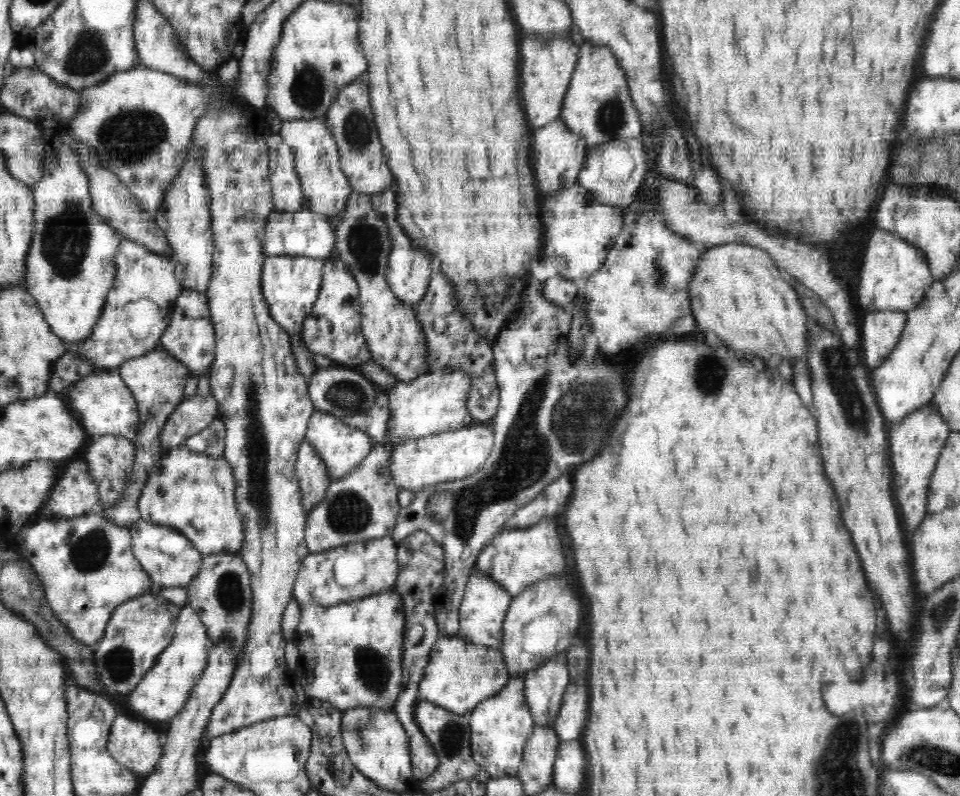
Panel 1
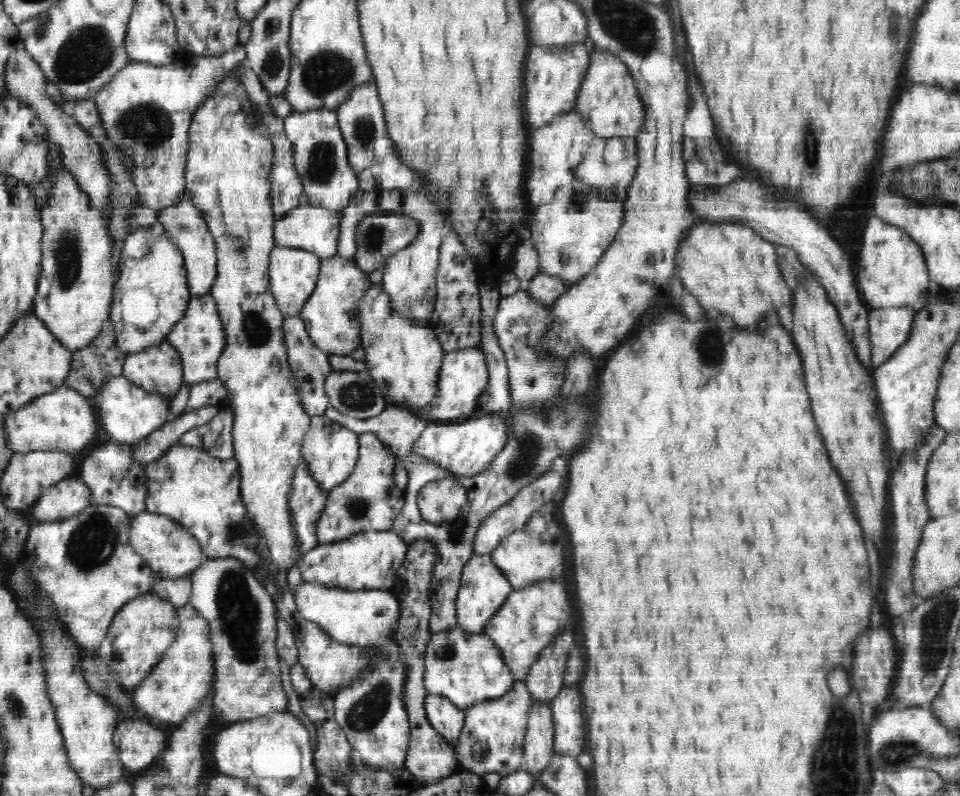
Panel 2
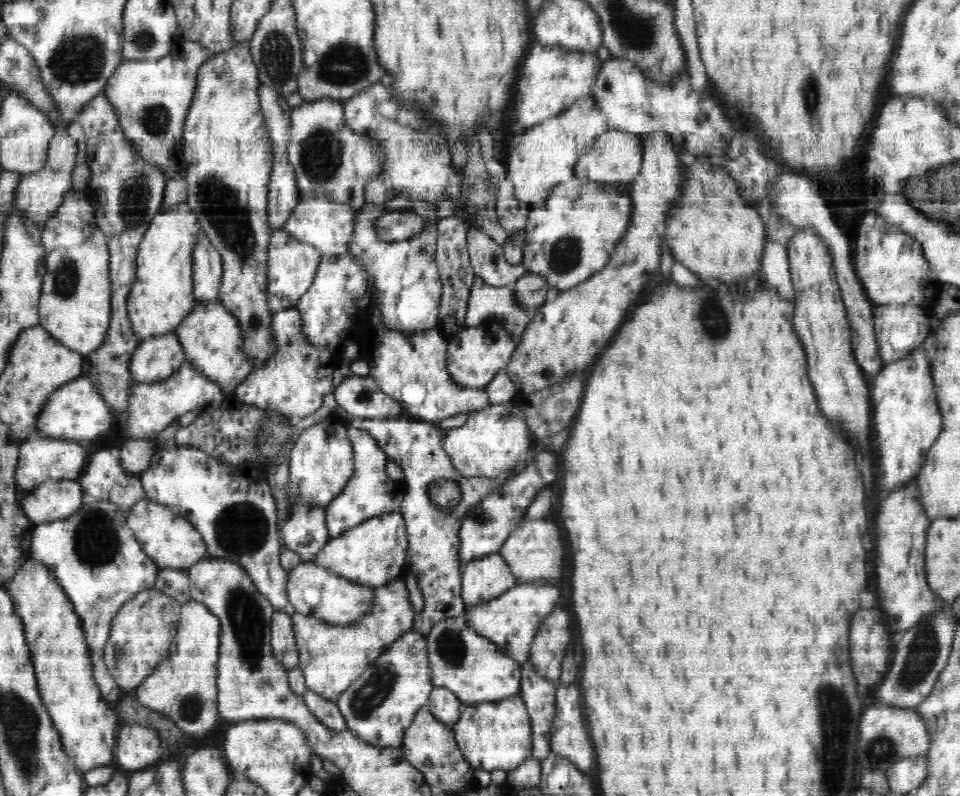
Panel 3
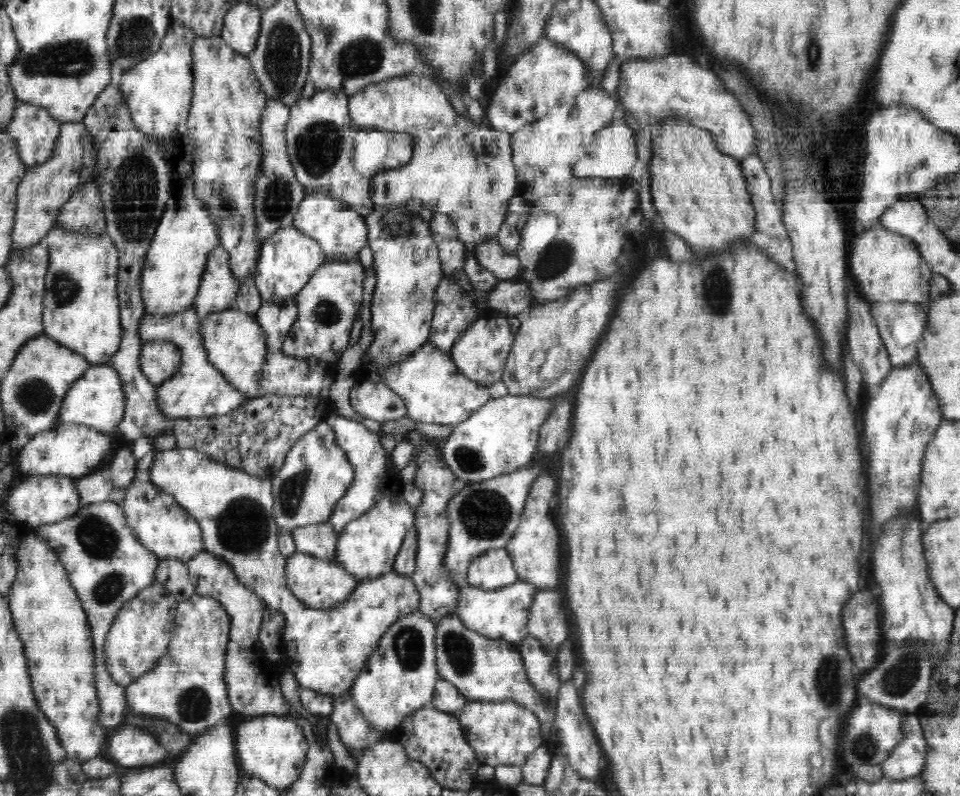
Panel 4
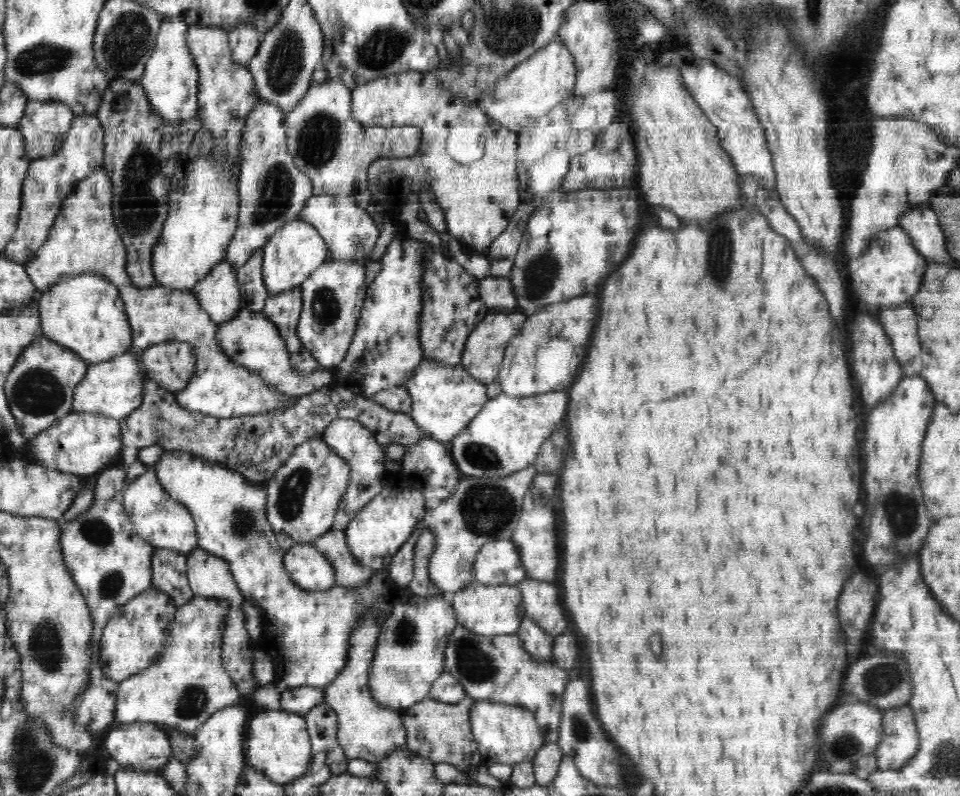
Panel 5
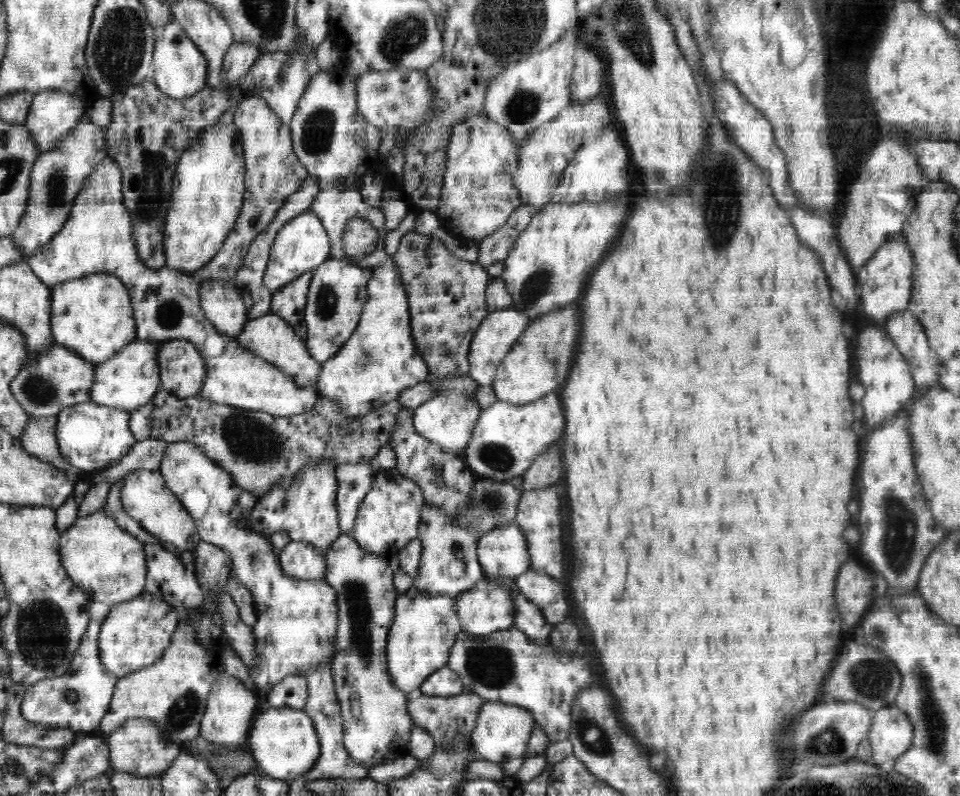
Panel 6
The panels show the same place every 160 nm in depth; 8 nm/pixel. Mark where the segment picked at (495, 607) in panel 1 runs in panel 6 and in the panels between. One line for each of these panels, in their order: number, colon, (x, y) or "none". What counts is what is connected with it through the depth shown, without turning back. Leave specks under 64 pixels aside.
2: (484, 588)
3: (485, 578)
4: (494, 569)
5: (498, 562)
6: (502, 552)

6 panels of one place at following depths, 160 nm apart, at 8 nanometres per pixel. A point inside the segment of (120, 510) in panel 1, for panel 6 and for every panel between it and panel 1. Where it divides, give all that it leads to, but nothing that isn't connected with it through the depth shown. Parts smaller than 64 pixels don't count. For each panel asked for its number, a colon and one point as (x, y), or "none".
2: (157, 369)
3: (156, 358)
4: (159, 360)
5: (171, 364)
6: (182, 370)

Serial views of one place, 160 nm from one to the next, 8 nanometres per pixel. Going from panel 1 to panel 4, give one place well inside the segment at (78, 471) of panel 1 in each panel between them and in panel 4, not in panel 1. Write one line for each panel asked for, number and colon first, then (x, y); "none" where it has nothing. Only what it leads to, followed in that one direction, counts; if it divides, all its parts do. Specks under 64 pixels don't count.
2: (65, 499)
3: (52, 500)
4: (38, 500)

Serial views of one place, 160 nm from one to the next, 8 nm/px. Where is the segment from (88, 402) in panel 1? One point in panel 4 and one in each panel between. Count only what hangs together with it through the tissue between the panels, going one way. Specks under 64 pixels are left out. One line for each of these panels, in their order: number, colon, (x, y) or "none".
2: (128, 413)
3: (152, 406)
4: (198, 390)

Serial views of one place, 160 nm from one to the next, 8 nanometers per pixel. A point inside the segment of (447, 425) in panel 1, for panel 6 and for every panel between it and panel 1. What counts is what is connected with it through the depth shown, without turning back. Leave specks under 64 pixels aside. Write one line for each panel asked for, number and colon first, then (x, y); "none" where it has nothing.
2: (463, 376)
3: (474, 357)
4: (480, 353)
5: (484, 350)
6: (497, 333)

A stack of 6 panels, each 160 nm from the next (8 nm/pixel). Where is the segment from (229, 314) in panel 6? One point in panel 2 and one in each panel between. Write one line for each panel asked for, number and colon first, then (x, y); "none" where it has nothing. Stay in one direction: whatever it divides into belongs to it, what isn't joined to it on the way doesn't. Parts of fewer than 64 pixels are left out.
2: (183, 222)
3: (208, 268)
4: (218, 289)
5: (218, 294)

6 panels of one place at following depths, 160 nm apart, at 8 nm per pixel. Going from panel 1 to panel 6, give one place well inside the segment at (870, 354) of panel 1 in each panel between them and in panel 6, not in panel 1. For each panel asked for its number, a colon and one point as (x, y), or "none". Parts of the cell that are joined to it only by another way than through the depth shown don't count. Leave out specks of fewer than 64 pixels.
2: (889, 328)
3: (899, 329)
4: (900, 325)
5: (900, 323)
6: (903, 328)

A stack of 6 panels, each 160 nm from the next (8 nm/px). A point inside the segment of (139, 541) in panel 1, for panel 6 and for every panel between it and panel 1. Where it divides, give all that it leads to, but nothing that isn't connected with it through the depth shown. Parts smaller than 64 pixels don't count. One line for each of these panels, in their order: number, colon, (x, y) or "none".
2: (169, 549)
3: (169, 540)
4: (161, 525)
5: (164, 522)
6: (146, 498)

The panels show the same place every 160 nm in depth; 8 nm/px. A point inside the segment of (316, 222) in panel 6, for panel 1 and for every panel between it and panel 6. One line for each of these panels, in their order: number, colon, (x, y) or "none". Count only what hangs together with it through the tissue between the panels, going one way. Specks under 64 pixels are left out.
1: (291, 285)
2: (293, 273)
3: (292, 265)
4: (288, 259)
5: (292, 254)

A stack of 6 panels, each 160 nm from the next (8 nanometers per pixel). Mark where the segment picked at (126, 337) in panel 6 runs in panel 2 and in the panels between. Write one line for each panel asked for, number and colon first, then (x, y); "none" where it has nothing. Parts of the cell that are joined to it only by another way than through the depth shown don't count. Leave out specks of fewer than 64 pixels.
2: (74, 295)
3: (75, 308)
4: (81, 311)
5: (85, 313)

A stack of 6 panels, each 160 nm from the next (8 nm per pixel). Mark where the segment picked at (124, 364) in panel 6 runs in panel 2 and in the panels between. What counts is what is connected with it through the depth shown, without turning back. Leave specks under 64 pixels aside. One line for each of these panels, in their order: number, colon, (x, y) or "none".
2: (65, 421)
3: (75, 411)
4: (96, 400)
5: (113, 388)

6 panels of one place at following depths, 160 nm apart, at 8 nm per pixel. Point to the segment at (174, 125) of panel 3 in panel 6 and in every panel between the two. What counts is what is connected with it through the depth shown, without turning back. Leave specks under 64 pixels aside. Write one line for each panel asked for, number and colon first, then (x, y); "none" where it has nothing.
4: (158, 90)
5: (170, 81)
6: (180, 70)

